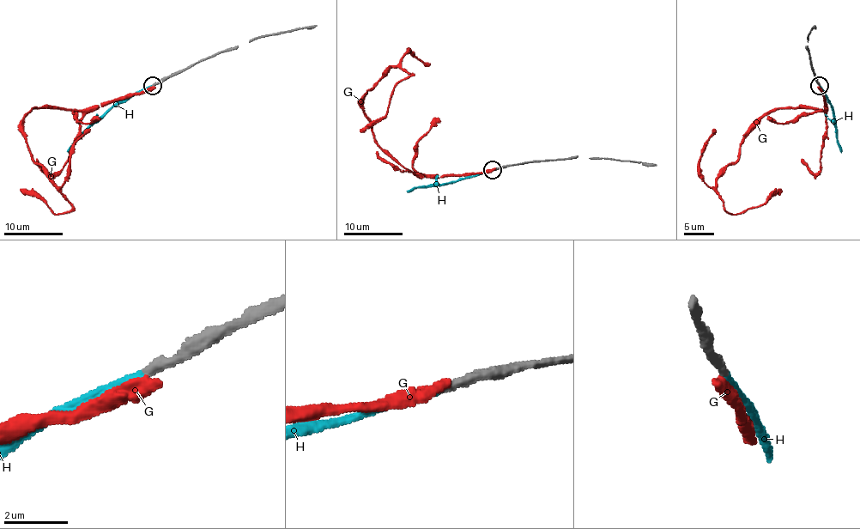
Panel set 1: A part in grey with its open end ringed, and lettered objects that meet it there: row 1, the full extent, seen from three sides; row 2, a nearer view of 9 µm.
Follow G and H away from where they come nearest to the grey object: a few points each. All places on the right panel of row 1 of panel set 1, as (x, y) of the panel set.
G: (818, 86), (823, 110), (774, 108), (765, 114), (716, 181), (729, 214), (760, 206), (781, 190)
H: (820, 86), (833, 108), (840, 153)

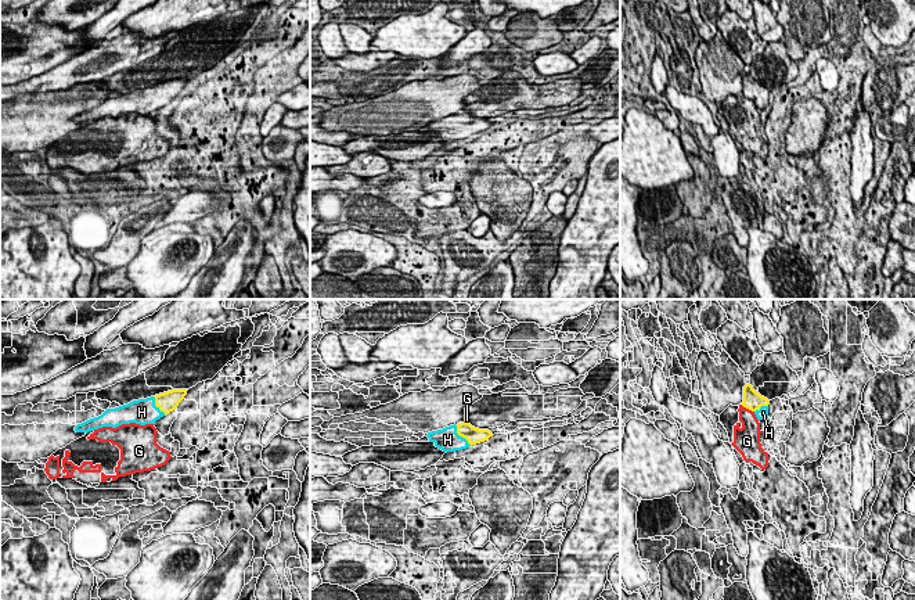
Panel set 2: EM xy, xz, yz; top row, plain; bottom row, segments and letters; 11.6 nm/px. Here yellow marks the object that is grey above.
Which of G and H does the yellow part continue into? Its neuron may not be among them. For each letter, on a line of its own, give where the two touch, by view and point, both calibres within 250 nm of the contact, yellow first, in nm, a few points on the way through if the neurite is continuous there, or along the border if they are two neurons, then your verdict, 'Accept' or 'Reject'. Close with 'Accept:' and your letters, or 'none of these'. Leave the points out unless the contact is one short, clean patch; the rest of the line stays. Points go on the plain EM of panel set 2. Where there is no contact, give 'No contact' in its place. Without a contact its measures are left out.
G: Touches yellow at yz (748, 97). Thickness 220 nm (yellow) against 220 nm. Boundary: yz (741, 94), (753, 101). Reject
H: Touches yellow at xz (461, 125). Thickness 190 nm (yellow) against 280 nm. Path across: xz (474, 125), (461, 125), (447, 129). Accept
Accept: H

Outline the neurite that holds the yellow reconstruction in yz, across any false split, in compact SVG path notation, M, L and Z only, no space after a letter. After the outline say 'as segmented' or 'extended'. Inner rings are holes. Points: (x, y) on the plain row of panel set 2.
M750 73L743 76L742 96L752 100L759 111L768 107L768 94L770 90L756 82Z; extended

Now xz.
M469 112L454 114L443 119L428 122L429 132L443 141L455 141L487 130L493 123L489 119L479 119Z; extended

